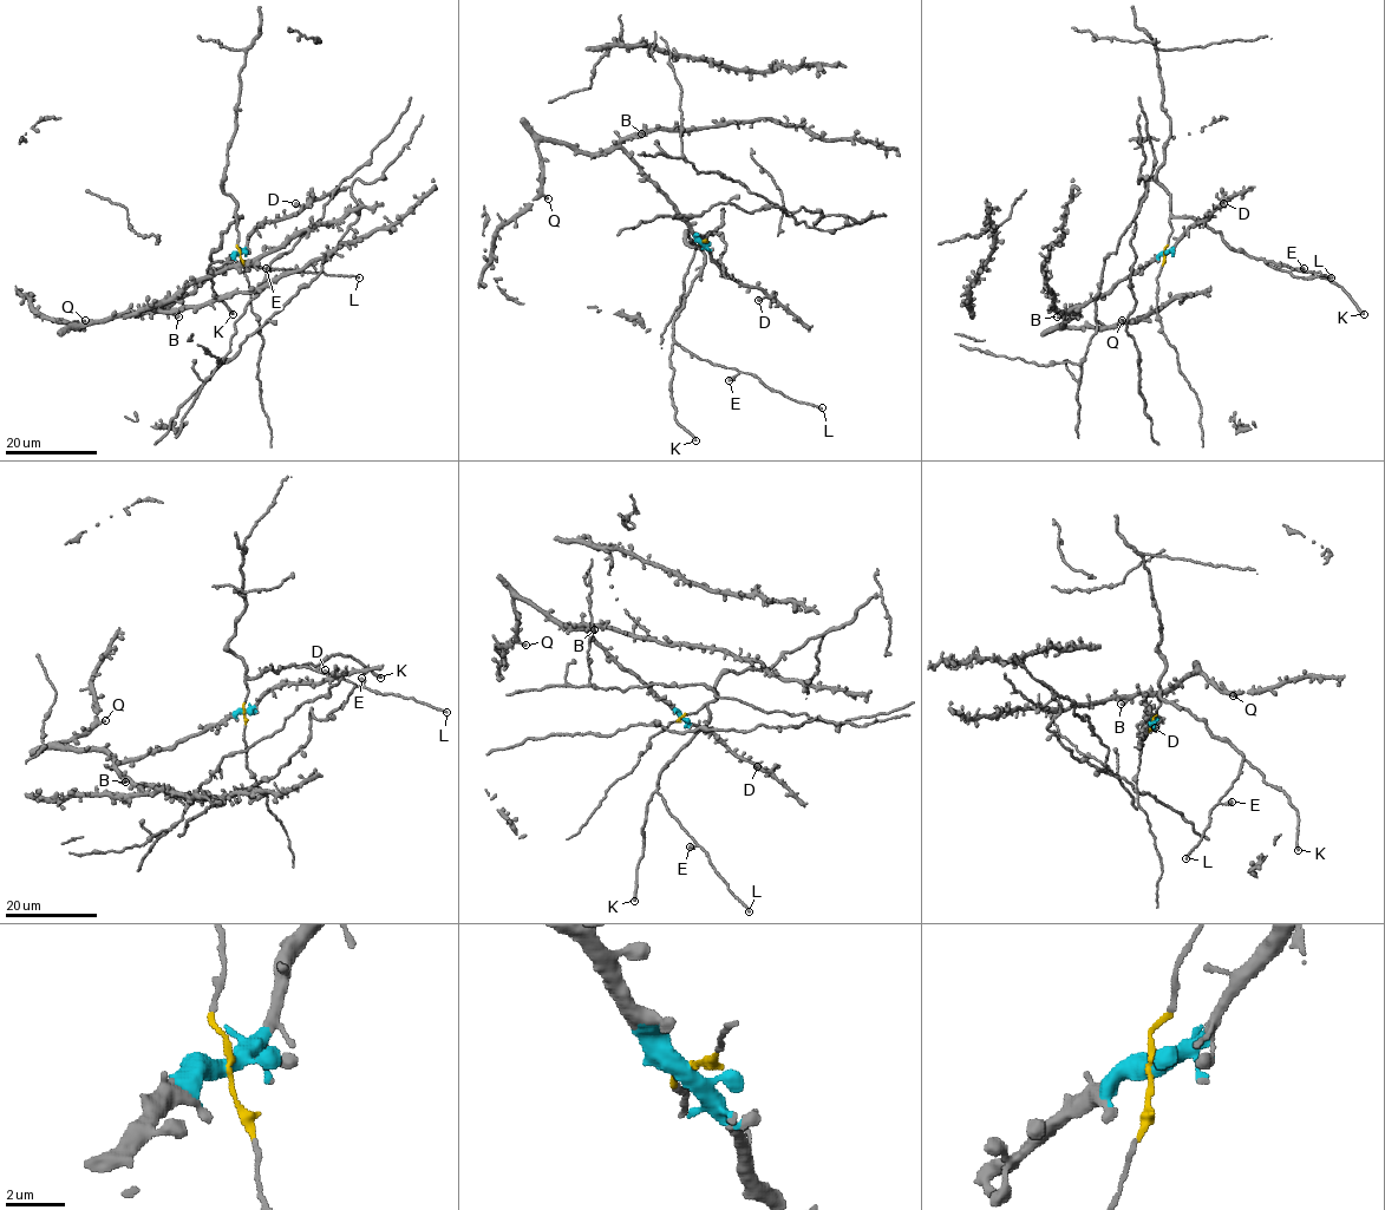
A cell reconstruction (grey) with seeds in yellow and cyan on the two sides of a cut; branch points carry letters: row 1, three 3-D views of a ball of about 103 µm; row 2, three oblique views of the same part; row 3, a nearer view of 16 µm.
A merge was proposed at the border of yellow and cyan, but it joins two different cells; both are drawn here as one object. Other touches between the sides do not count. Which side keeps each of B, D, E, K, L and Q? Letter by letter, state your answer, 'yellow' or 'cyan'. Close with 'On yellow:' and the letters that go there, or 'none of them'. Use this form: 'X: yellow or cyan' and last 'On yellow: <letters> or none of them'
B: cyan
D: cyan
E: yellow
K: yellow
L: yellow
Q: cyan
On yellow: E, K, L

